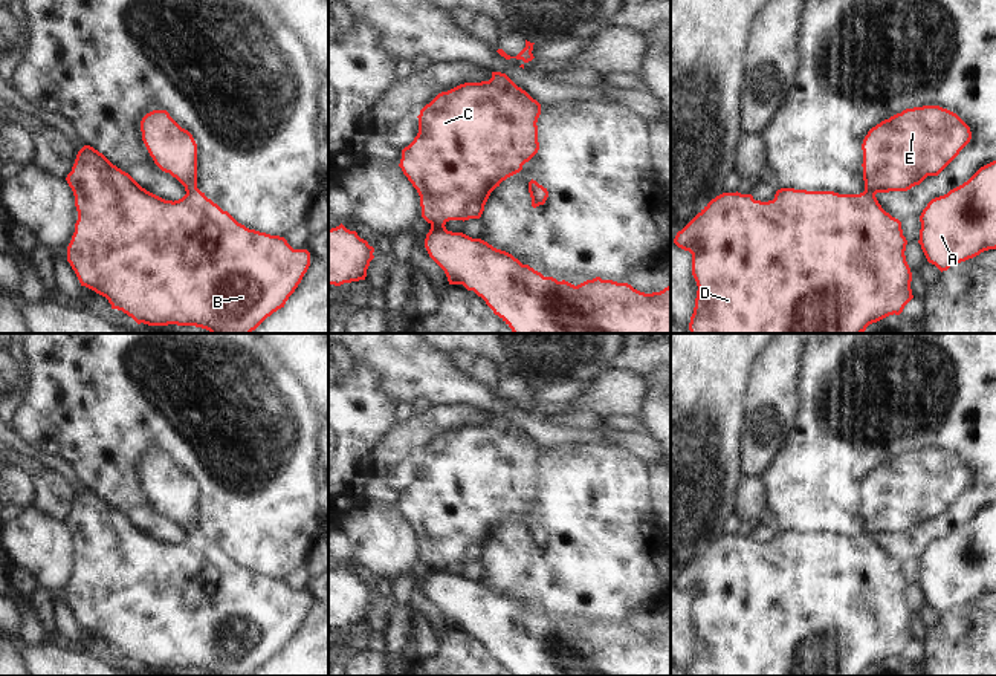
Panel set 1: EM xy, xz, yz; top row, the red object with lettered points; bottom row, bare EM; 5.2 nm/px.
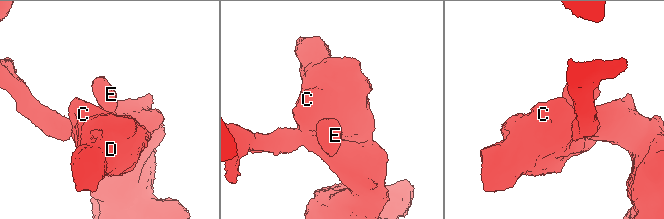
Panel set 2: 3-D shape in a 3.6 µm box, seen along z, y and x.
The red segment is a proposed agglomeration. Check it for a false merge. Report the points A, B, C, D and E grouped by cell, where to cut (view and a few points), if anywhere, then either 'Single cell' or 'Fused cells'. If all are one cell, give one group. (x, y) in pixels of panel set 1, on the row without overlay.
Groups: A B C D E. No split. Single cell

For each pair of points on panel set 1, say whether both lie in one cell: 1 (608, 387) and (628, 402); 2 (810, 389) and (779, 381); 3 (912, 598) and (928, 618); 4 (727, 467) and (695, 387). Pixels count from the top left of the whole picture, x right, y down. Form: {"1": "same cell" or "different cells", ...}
{"1": "same cell", "2": "different cells", "3": "different cells", "4": "same cell"}

